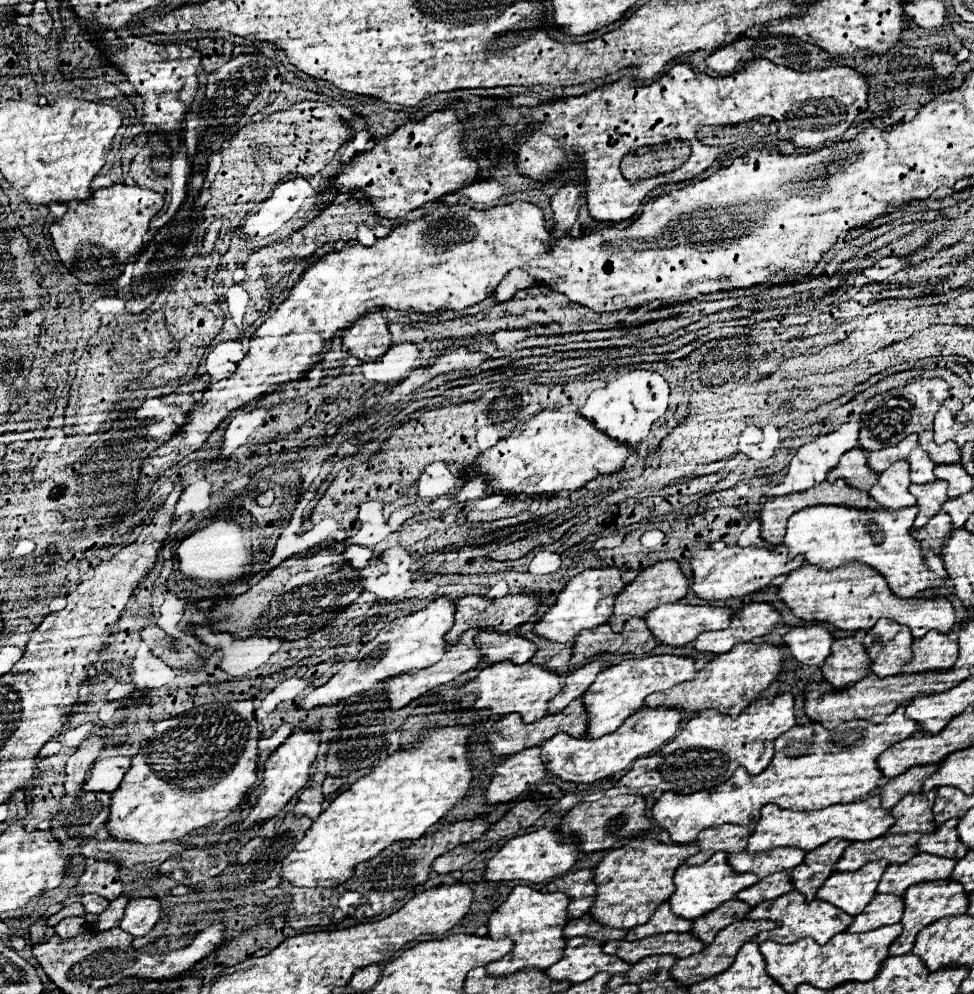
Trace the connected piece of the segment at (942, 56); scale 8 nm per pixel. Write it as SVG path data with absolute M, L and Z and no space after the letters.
M935 51L933 53L933 69L941 77L951 75L955 71L955 65L957 65L957 61L955 61L955 57L951 53L947 53L947 51Z

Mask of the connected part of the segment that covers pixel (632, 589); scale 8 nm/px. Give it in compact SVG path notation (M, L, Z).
M661 561L655 563L653 567L647 567L645 571L641 571L637 575L635 581L631 581L619 595L615 601L615 615L629 615L629 617L645 617L645 613L649 613L651 609L663 605L663 603L675 603L681 601L685 597L689 589L687 577L683 575L681 567L677 561Z

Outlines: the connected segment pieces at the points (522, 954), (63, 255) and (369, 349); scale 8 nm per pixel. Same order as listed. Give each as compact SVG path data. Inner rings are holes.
M517 885L507 895L501 907L495 909L489 917L489 937L491 939L513 939L513 951L509 951L503 959L489 963L485 969L489 975L505 977L521 969L547 969L563 955L565 939L563 939L563 927L569 921L567 917L567 905L569 897L565 893L541 893L529 885Z
M115 183L111 187L101 187L91 195L89 201L71 203L65 217L51 223L49 233L53 247L57 249L63 265L75 273L79 281L111 285L121 275L129 257L141 251L149 221L157 211L161 211L161 207L163 197L139 185Z
M369 311L349 329L341 331L343 345L361 361L375 361L385 355L391 345L391 333L381 311Z

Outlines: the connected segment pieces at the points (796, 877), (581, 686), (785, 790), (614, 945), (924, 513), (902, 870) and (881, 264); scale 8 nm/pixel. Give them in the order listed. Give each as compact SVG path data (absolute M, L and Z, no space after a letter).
M827 841L821 845L821 849L815 849L813 853L805 855L805 861L797 865L797 869L791 871L791 883L793 887L805 895L807 901L815 899L817 889L825 883L825 879L833 873L833 863L843 855L845 847L851 841Z
M593 659L593 661L585 663L583 667L571 671L571 673L567 675L567 679L565 679L563 691L549 701L549 713L557 713L557 711L565 709L575 697L581 697L581 695L589 689L589 685L595 681L597 673L599 673L605 665L607 665L607 663L605 663L603 659Z
M899 705L887 717L887 721L883 721L879 725L865 721L865 719L855 719L855 721L847 721L831 731L823 729L823 731L813 731L813 733L815 735L811 735L811 737L801 737L799 725L793 727L791 731L783 733L775 741L773 761L759 775L749 775L747 769L737 769L731 779L727 779L725 783L721 783L713 789L705 789L705 791L697 791L697 793L689 793L689 795L677 795L671 791L663 793L657 799L657 803L653 805L653 817L665 831L669 831L673 843L691 843L697 839L697 833L707 827L721 827L725 823L733 823L733 825L755 823L759 819L761 807L767 803L775 803L783 809L793 809L793 811L819 811L819 809L825 809L835 803L853 803L859 799L867 799L871 793L875 793L879 789L879 781L883 779L883 773L877 767L877 757L891 745L895 745L907 737L919 735L921 731L913 719L905 717L905 707Z
M659 933L633 943L627 943L627 941L603 943L603 951L607 955L615 955L627 963L637 963L643 957L659 955L659 953L667 953L677 959L683 959L699 953L703 947L705 945L699 939L695 939L691 933Z
M941 479L933 481L933 483L925 483L925 485L911 485L909 491L917 497L917 505L919 505L919 515L915 519L917 529L923 527L949 499L947 497L947 485Z
M919 853L907 863L901 865L887 865L879 891L877 893L891 893L891 895L903 895L909 885L921 883L921 881L937 881L937 879L947 879L953 871L957 861L947 859L947 857L937 857L929 853Z
M883 257L879 261L875 261L873 265L861 269L861 275L865 275L869 281L885 281L885 277L889 277L891 273L903 269L905 263L901 257Z

